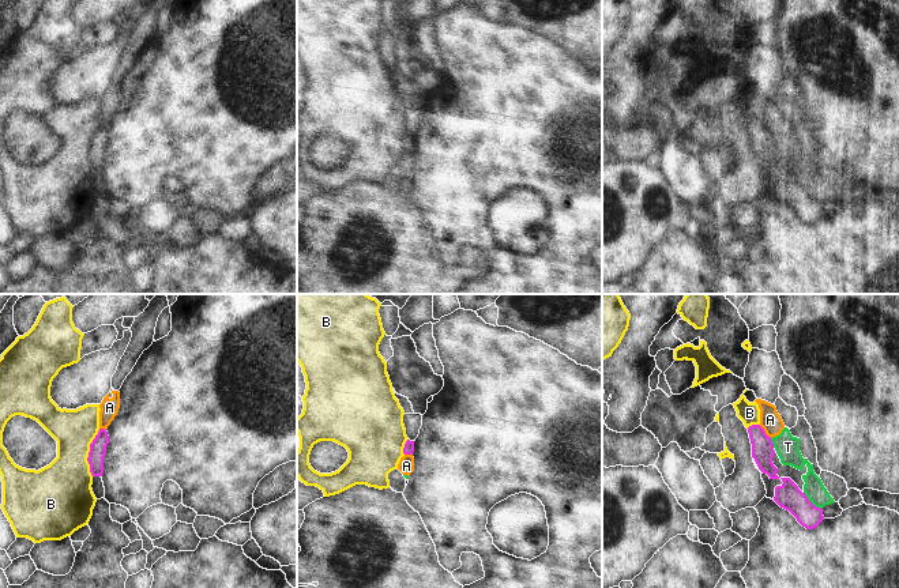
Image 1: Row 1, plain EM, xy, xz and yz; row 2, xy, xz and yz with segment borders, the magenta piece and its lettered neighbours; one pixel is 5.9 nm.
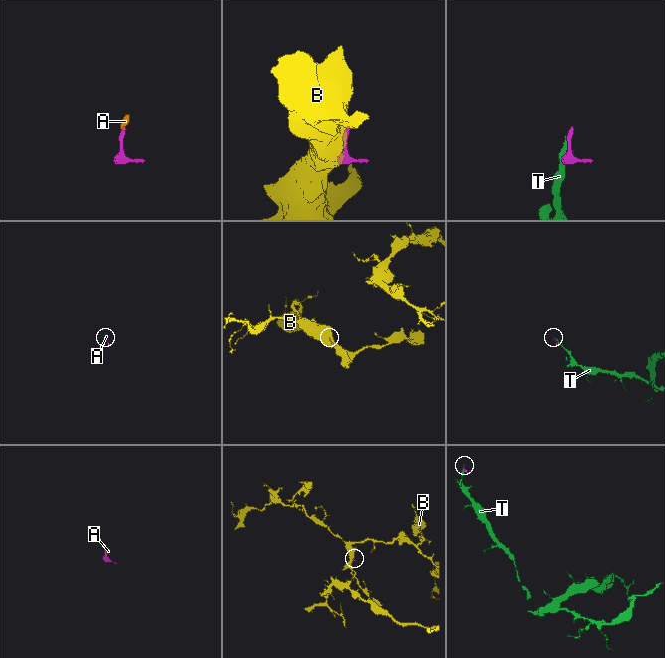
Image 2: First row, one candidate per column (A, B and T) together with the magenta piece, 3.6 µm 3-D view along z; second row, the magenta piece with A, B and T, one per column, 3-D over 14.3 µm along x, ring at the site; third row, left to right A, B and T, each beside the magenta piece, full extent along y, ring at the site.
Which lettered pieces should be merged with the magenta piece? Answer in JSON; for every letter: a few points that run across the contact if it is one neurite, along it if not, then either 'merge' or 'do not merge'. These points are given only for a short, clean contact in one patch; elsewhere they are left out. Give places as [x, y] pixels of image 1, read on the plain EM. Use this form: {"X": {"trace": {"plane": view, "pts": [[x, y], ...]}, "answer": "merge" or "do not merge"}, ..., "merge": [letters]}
{"A": {"trace": {"plane": "yz", "pts": [[759, 120], [771, 132]]}, "answer": "do not merge"}, "B": {"answer": "do not merge"}, "T": {"answer": "do not merge"}, "merge": []}

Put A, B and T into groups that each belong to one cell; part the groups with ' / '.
A T / B

